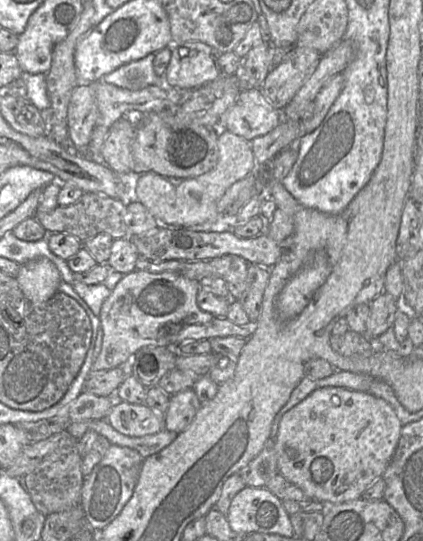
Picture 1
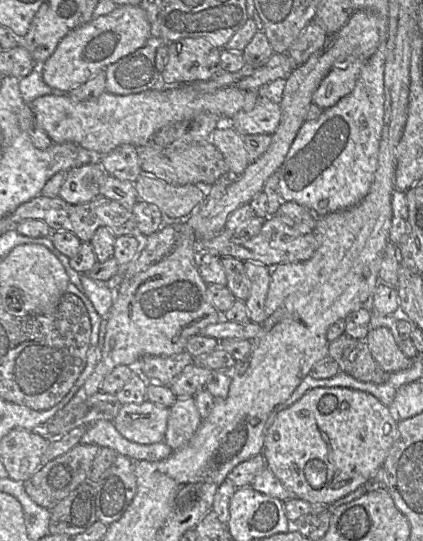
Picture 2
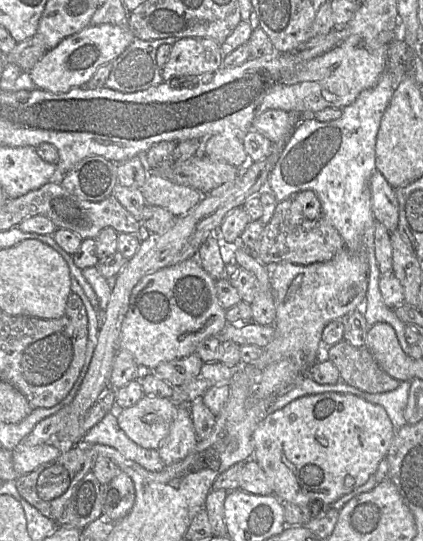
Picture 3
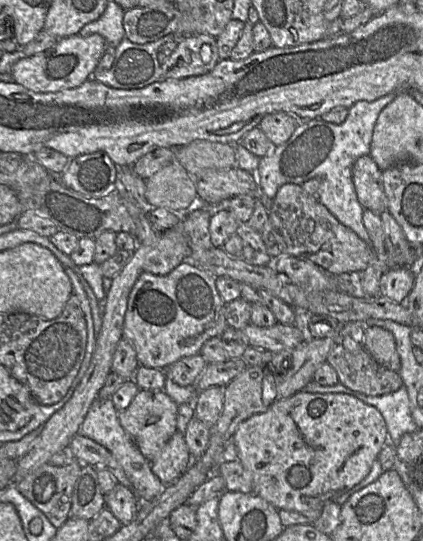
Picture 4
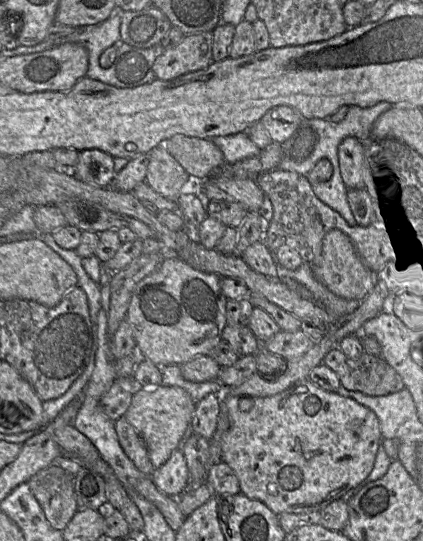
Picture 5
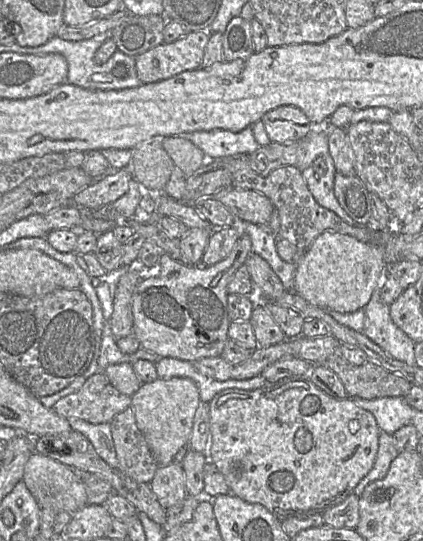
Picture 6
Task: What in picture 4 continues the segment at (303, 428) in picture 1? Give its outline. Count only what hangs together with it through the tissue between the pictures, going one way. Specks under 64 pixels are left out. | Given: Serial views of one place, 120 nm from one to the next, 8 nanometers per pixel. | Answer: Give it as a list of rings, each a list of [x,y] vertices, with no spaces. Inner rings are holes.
[[[299,391],[284,400],[276,402],[266,412],[255,414],[243,421],[239,424],[232,437],[232,443],[235,447],[235,458],[252,475],[253,494],[260,496],[278,510],[297,512],[305,512],[312,509],[322,510],[327,503],[335,502],[341,495],[360,483],[370,473],[373,462],[378,458],[387,442],[388,431],[385,420],[375,407],[369,406],[347,394],[320,394],[304,391]]]

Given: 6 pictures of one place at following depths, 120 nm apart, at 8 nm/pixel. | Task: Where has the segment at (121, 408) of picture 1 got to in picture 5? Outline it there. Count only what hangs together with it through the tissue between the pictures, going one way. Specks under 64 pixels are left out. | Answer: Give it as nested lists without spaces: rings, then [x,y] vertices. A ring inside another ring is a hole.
[[[178,386],[142,387],[132,397],[123,417],[143,439],[154,469],[164,464],[177,449],[187,427],[191,423],[196,404],[190,395]]]

